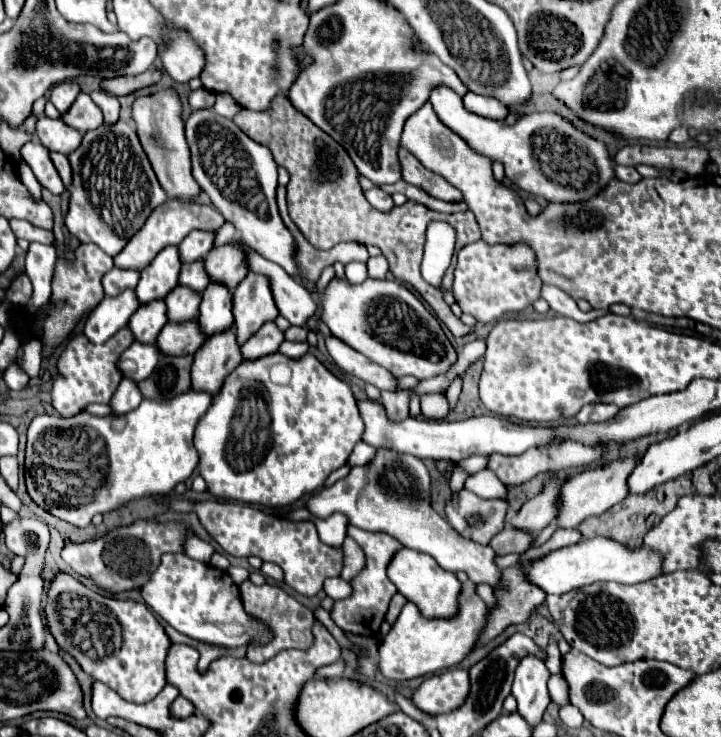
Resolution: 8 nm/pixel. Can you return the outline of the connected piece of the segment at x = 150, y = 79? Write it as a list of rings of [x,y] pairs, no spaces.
[[[150,68],[146,70],[144,74],[138,74],[138,76],[120,76],[120,78],[112,78],[112,80],[104,80],[102,82],[102,88],[114,96],[126,96],[126,94],[132,94],[140,88],[146,88],[146,86],[152,86],[160,80],[160,72]]]

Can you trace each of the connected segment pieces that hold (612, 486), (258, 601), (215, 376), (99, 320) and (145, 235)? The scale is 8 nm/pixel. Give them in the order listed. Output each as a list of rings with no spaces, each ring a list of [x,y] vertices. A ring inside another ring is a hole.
[[[628,456],[628,458],[612,460],[612,462],[598,466],[598,468],[584,470],[580,474],[576,474],[574,478],[570,478],[562,486],[562,496],[560,496],[560,504],[558,504],[560,512],[554,520],[558,524],[558,528],[578,528],[578,524],[584,518],[594,516],[594,514],[602,514],[610,506],[622,502],[628,496],[628,476],[632,474],[632,470],[636,468],[638,462],[640,462],[640,456]]]
[[[246,580],[244,584],[240,584],[240,594],[242,594],[242,602],[244,602],[244,608],[246,612],[264,622],[268,628],[272,628],[272,638],[268,644],[252,644],[248,646],[248,652],[246,656],[254,662],[264,662],[268,658],[272,658],[276,652],[280,650],[286,650],[286,648],[308,648],[312,644],[312,612],[302,606],[298,600],[294,600],[292,596],[288,596],[282,588],[278,586],[272,586],[272,584],[262,584],[262,586],[256,586],[252,584],[250,580]]]
[[[234,326],[216,332],[196,350],[192,364],[192,388],[218,394],[224,378],[242,362]]]
[[[132,288],[122,290],[118,296],[106,296],[86,318],[84,334],[92,344],[104,344],[124,324],[128,324],[134,310],[140,308],[140,300]]]
[[[168,198],[164,204],[160,204],[156,210],[152,210],[150,218],[144,222],[144,226],[128,240],[124,250],[116,256],[116,266],[120,268],[146,268],[152,258],[164,248],[164,246],[178,246],[192,230],[212,230],[216,232],[224,224],[224,216],[208,204],[192,202],[192,200],[176,200]]]

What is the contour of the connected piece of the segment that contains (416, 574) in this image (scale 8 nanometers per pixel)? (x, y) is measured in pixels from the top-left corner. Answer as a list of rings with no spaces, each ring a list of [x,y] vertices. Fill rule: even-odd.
[[[402,548],[392,556],[388,564],[388,578],[398,588],[400,594],[404,594],[410,602],[416,602],[416,606],[420,606],[420,612],[426,618],[428,616],[430,618],[452,618],[456,614],[458,594],[460,594],[462,584],[452,572],[440,568],[436,560],[432,560],[432,556]]]

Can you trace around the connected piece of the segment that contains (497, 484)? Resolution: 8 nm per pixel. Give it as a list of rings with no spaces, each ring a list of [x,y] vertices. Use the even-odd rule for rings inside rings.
[[[484,468],[476,474],[472,474],[466,480],[466,486],[470,492],[482,496],[482,498],[506,498],[506,486],[496,478],[496,474],[490,468]]]

